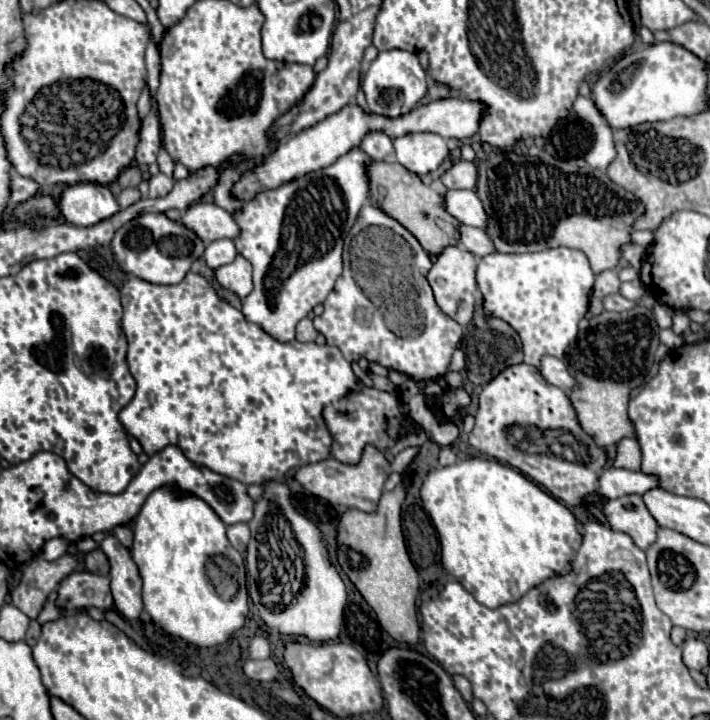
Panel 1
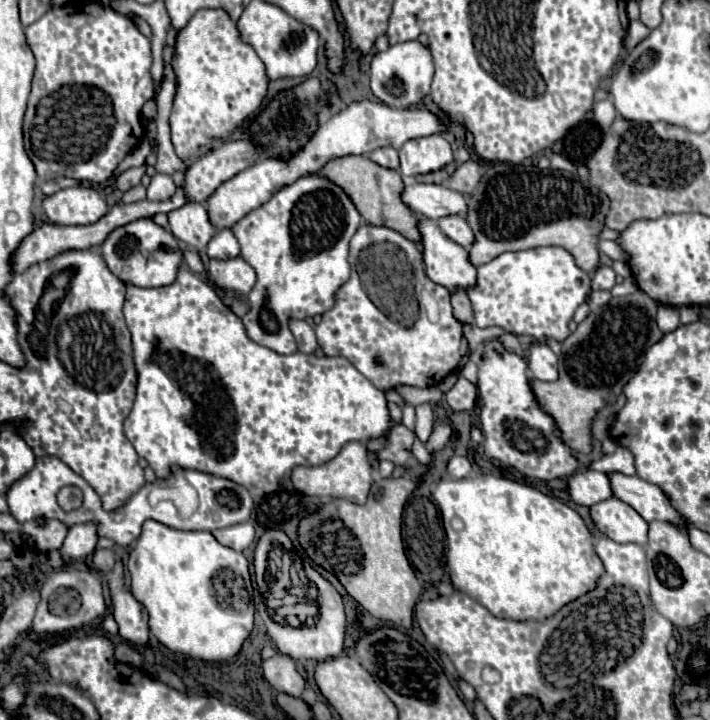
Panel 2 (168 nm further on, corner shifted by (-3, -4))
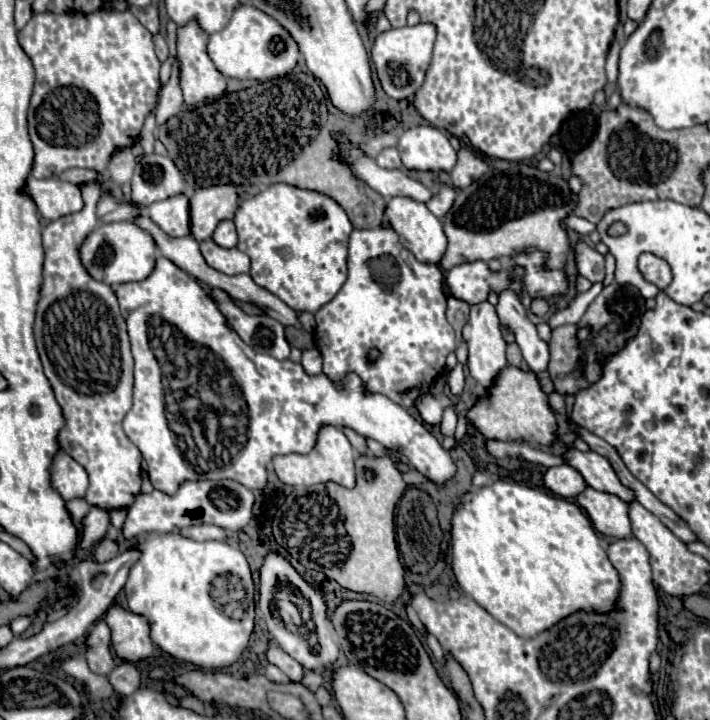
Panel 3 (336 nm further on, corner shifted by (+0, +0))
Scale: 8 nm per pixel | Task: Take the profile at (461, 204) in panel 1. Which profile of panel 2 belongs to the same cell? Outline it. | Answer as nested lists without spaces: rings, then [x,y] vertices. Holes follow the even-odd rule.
[[[411,184],[405,186],[403,202],[429,220],[441,220],[445,216],[467,216],[467,200],[461,192],[447,188],[445,184]]]

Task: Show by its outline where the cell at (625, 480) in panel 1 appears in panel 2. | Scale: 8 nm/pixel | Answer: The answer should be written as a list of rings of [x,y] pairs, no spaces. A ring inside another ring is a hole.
[[[595,470],[577,472],[575,476],[571,476],[567,484],[569,484],[571,500],[583,506],[593,506],[615,496],[611,488],[611,480],[603,472],[595,472]]]

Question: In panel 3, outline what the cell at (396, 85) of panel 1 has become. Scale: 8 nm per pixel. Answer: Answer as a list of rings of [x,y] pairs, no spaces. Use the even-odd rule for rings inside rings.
[[[420,22],[416,26],[390,28],[376,36],[376,42],[374,42],[370,54],[372,54],[372,62],[376,66],[380,84],[390,98],[396,98],[396,100],[410,98],[420,88],[420,84],[424,82],[428,64],[432,60],[434,40],[436,40],[436,28],[434,28],[434,24],[428,24],[428,22]]]

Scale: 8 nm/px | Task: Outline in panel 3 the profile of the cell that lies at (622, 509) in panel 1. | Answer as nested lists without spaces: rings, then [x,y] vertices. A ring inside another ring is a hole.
[[[586,488],[576,496],[578,504],[586,510],[588,518],[592,520],[594,528],[612,538],[628,538],[632,536],[630,520],[628,520],[628,506],[618,496],[608,492],[600,492],[594,488]]]

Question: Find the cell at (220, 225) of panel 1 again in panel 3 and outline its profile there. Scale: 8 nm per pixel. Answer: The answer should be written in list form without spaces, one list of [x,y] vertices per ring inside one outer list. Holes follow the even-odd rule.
[[[172,196],[168,200],[154,202],[146,212],[168,236],[190,234],[190,208],[186,196]]]

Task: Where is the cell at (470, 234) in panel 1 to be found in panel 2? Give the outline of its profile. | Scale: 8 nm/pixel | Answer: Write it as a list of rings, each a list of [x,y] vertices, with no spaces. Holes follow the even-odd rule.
[[[447,216],[439,220],[439,228],[457,244],[469,248],[475,242],[475,234],[465,216]]]

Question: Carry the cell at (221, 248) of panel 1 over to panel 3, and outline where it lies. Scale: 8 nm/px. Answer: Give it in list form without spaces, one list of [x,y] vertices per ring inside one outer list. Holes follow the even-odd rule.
[[[222,220],[214,234],[212,234],[212,240],[224,248],[234,248],[238,244],[238,236],[236,236],[236,228],[234,228],[234,222],[232,220]]]

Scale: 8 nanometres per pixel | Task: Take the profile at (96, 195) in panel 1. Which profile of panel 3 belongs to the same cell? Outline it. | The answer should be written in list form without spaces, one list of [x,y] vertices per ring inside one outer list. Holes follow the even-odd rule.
[[[28,176],[22,190],[34,200],[40,216],[46,220],[58,220],[60,216],[78,212],[84,206],[80,188],[60,178],[38,180],[34,176]]]

